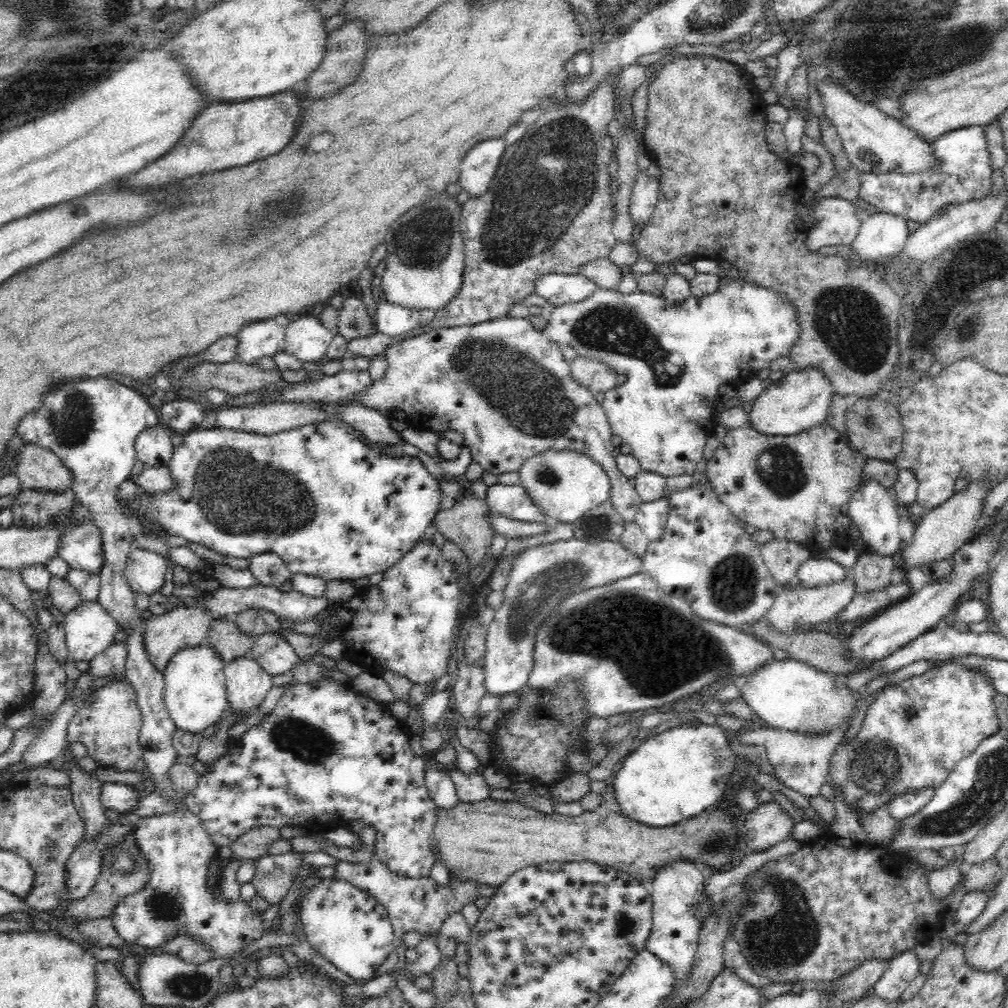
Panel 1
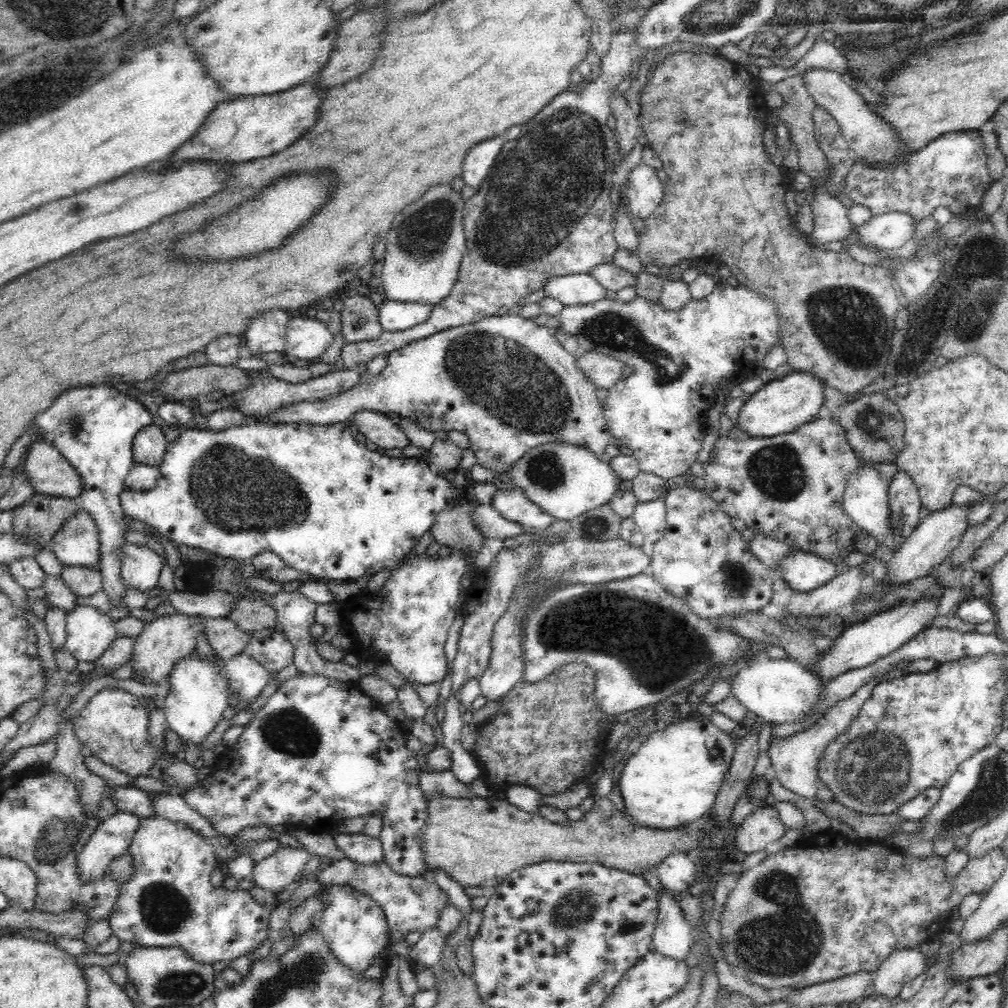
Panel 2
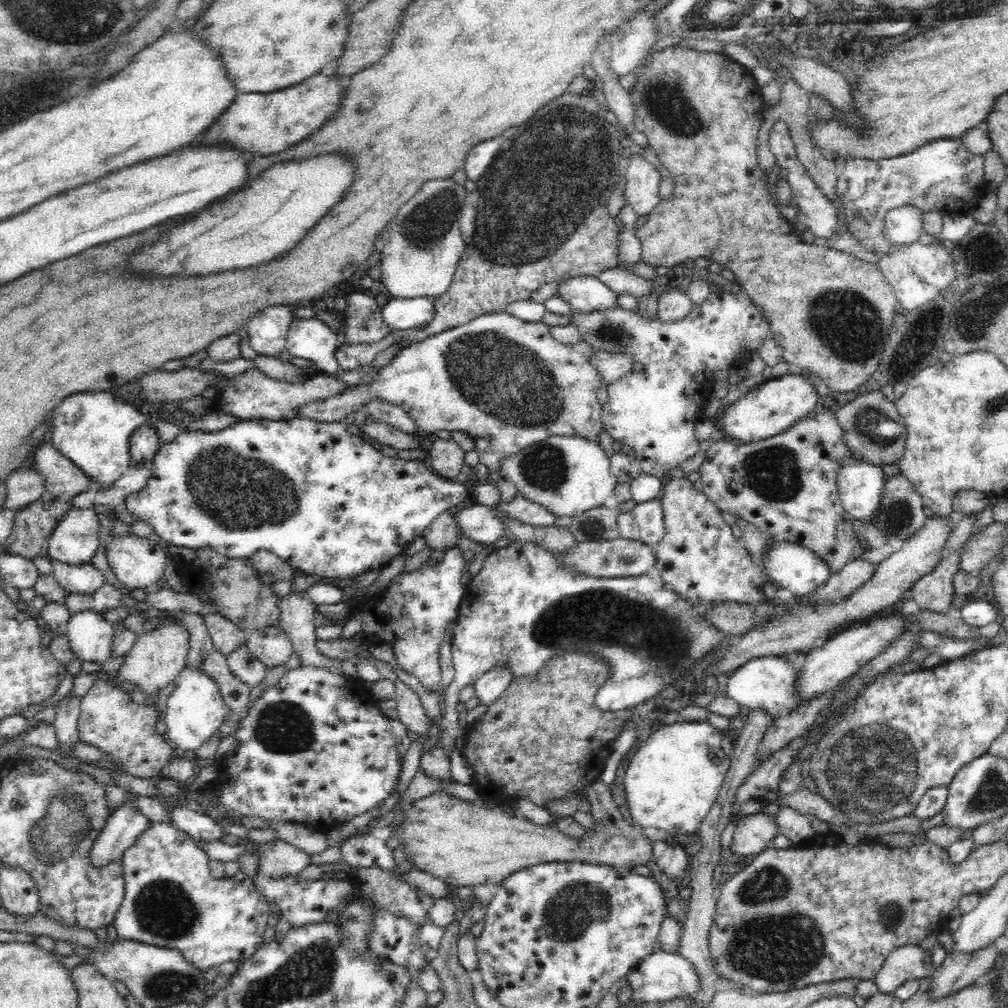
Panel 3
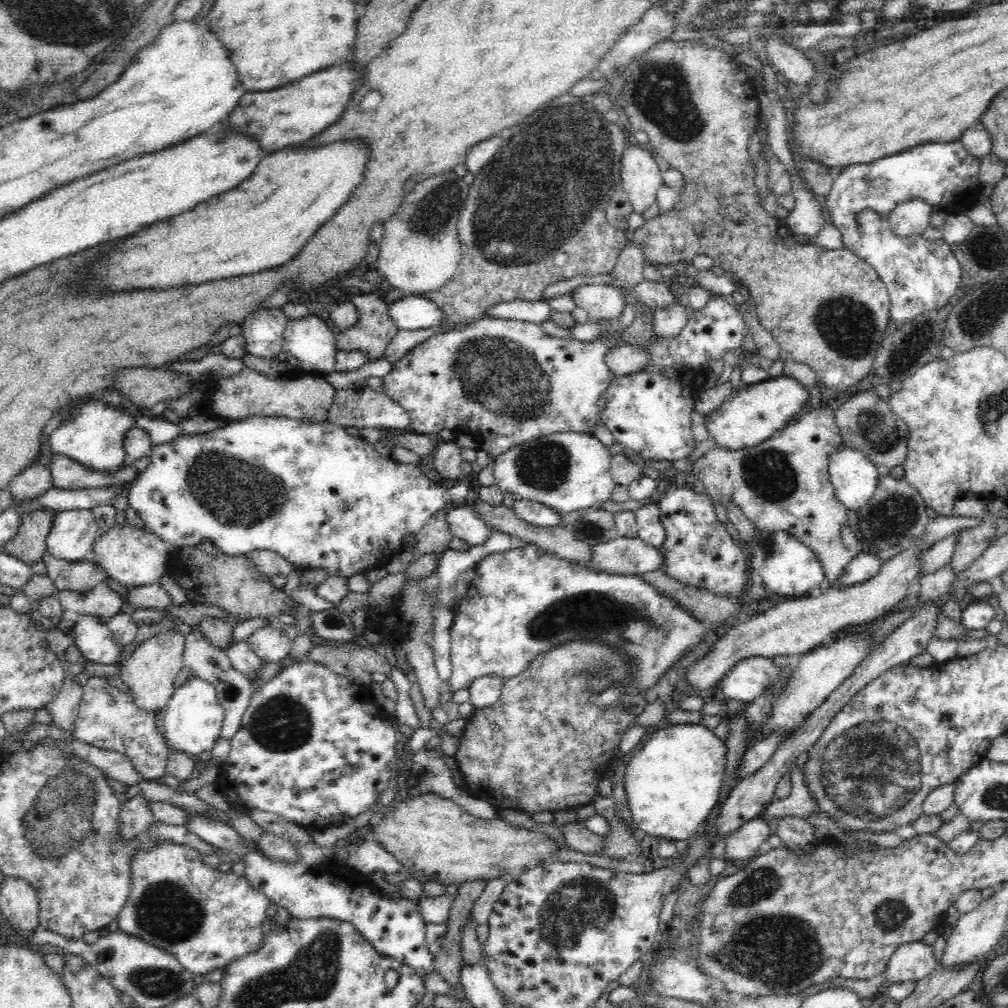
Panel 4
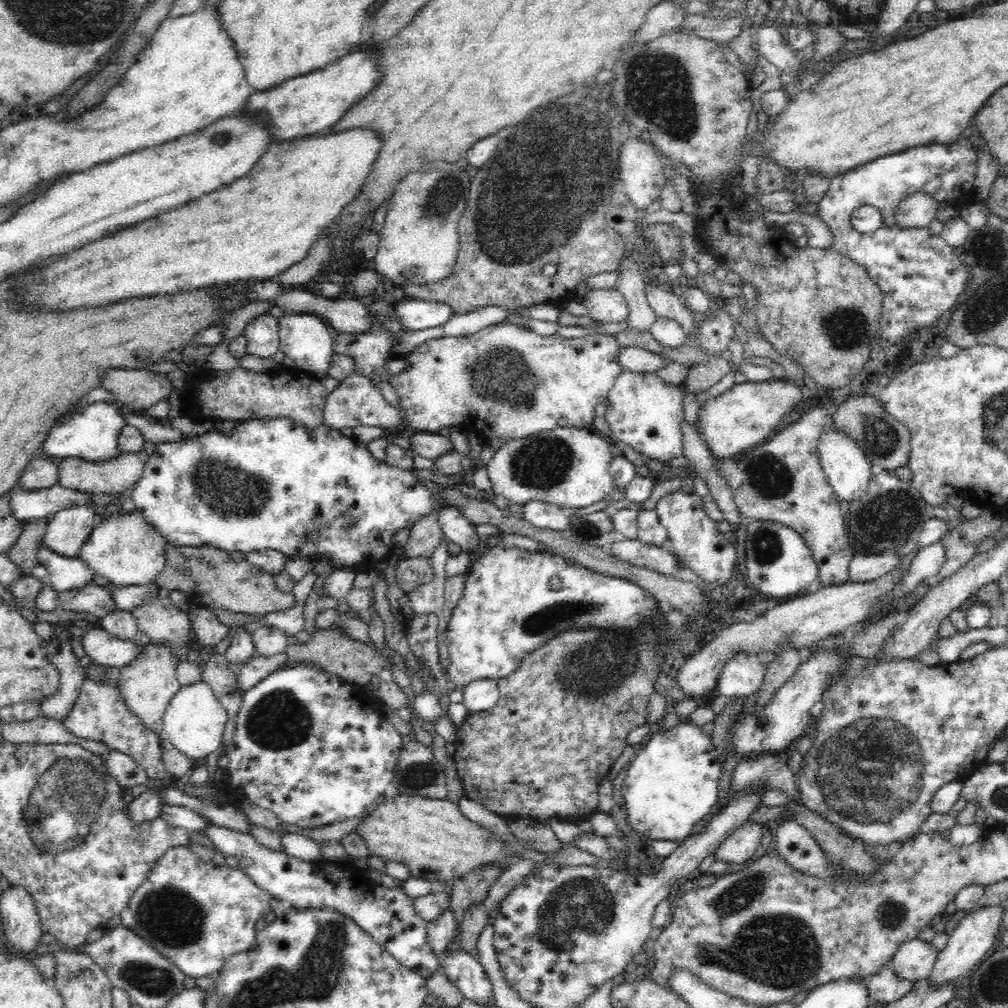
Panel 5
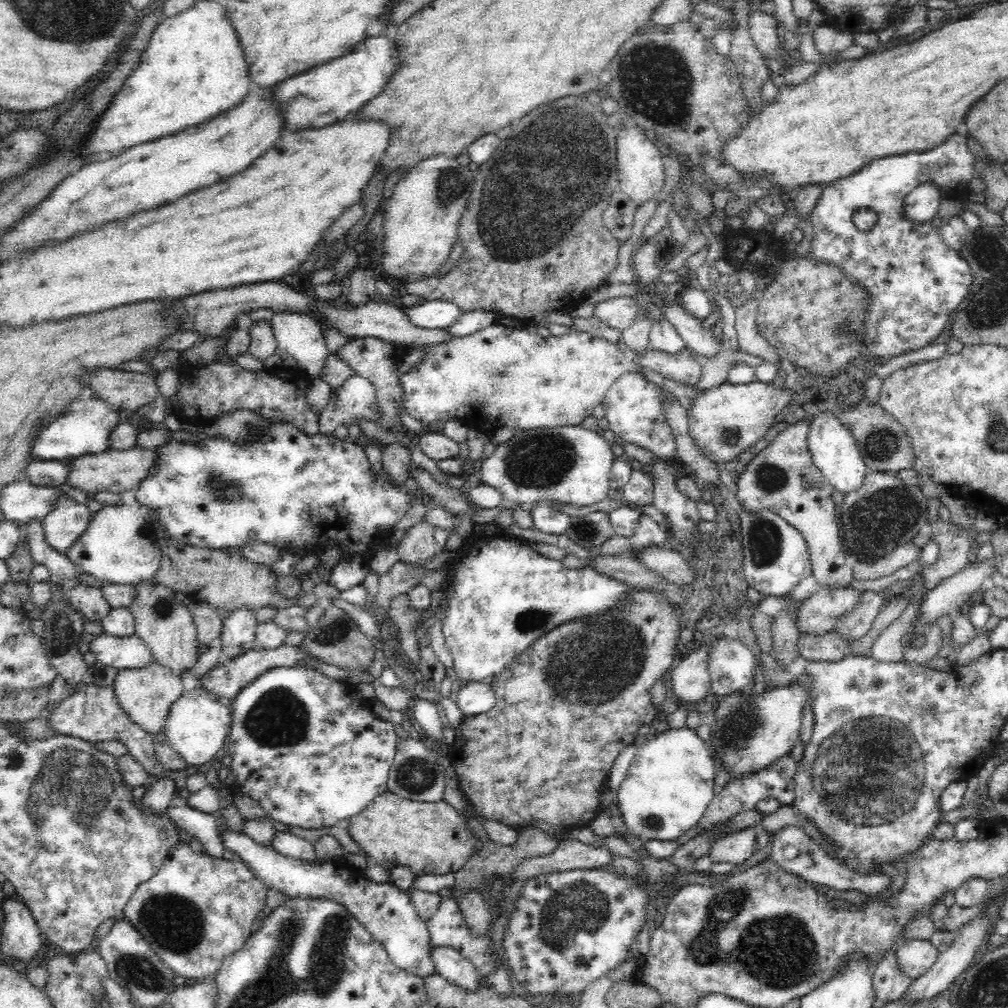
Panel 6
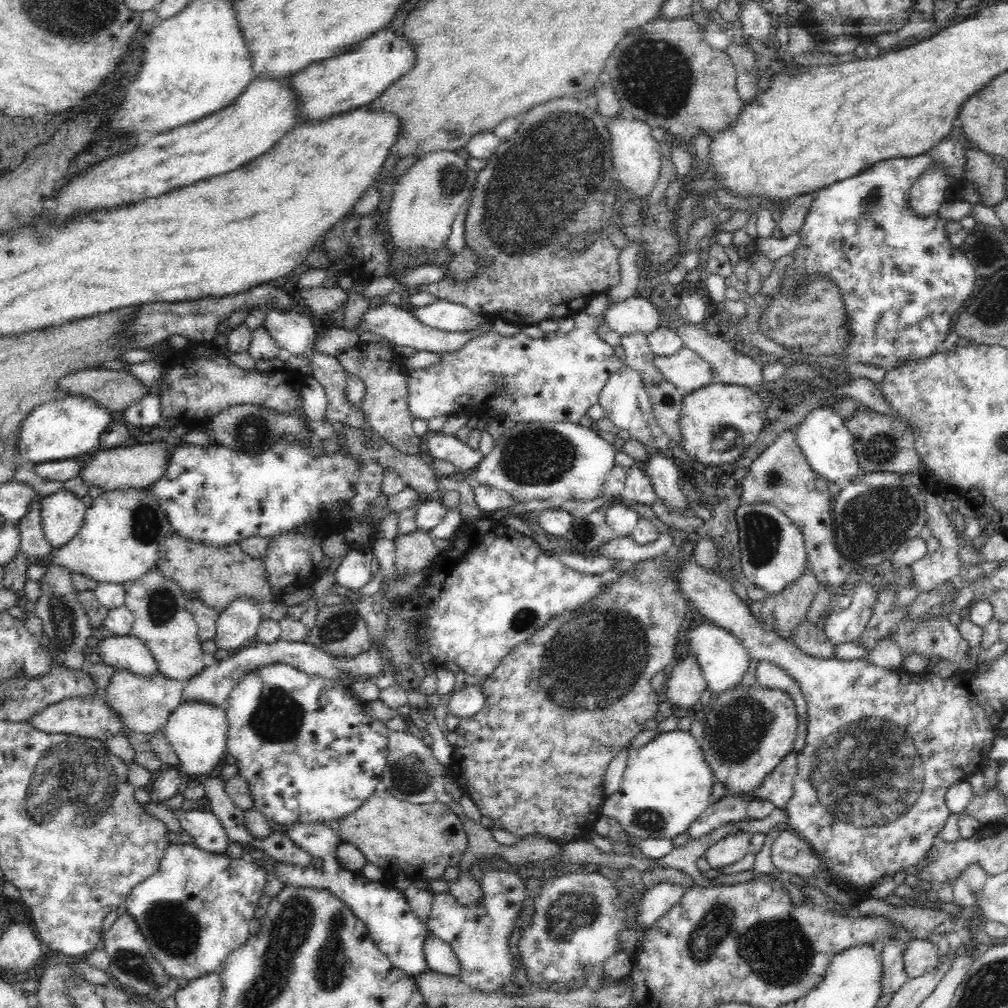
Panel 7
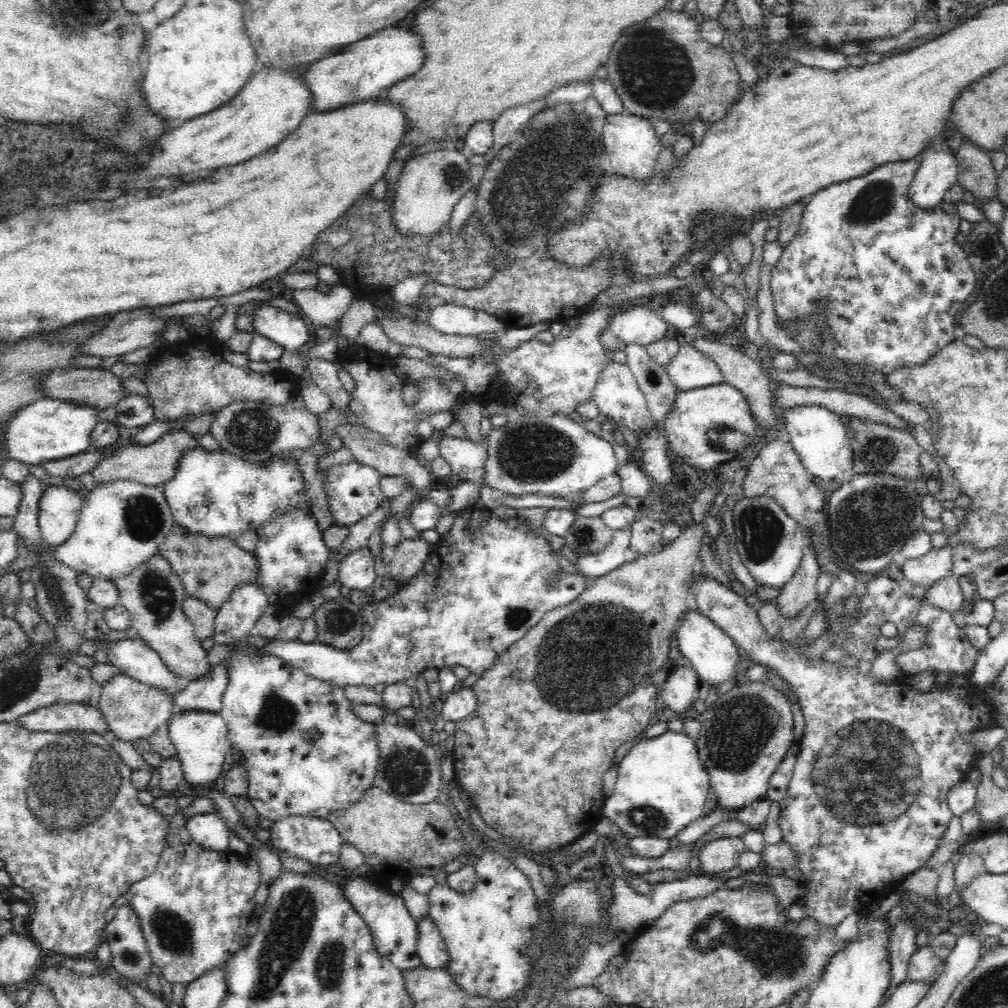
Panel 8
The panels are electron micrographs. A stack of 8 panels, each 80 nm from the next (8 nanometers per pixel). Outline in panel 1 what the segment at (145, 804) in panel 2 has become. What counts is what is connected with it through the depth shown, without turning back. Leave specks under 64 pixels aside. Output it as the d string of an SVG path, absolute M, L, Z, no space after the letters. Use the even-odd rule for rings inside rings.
M112 782L100 783L99 802L107 810L130 813L141 800L141 788Z

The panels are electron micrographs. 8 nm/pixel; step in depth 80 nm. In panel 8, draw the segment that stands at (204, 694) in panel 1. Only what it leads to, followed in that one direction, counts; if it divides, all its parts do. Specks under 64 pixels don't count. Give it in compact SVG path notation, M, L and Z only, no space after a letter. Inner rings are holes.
M186 710L176 711L168 724L169 738L175 747L177 760L181 763L184 784L201 791L210 788L222 772L226 754L231 749L226 721L218 712Z

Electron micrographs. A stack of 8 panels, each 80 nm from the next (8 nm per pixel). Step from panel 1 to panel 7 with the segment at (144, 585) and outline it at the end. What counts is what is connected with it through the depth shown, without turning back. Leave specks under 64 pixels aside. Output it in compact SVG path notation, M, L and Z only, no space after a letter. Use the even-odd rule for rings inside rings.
M143 489L113 490L93 500L82 528L62 548L53 552L53 562L71 572L81 572L99 583L140 581L149 570L159 564L159 546L170 534L162 507L144 493Z

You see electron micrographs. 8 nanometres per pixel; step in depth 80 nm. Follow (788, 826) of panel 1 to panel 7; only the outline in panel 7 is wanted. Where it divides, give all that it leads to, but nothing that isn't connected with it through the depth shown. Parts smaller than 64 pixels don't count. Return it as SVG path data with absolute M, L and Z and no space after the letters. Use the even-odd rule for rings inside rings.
M742 830L728 835L705 850L704 857L707 858L712 869L722 869L728 864L736 864L750 853L751 835L750 832Z

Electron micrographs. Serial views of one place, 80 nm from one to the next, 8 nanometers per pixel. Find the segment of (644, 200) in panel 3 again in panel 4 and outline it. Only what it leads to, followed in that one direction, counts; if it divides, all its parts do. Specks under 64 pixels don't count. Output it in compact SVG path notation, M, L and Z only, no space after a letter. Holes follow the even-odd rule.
M630 141L621 156L620 186L630 199L632 210L641 215L657 204L658 188L664 183L662 171L648 151Z

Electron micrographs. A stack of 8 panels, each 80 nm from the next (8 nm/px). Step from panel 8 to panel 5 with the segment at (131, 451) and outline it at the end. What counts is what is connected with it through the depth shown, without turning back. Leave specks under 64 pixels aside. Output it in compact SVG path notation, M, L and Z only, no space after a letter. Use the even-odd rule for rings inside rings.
M146 451L139 453L124 454L103 463L90 463L78 458L62 458L56 466L57 484L72 490L82 490L91 494L116 494L124 493L133 488L136 481L142 477L144 464L148 460Z

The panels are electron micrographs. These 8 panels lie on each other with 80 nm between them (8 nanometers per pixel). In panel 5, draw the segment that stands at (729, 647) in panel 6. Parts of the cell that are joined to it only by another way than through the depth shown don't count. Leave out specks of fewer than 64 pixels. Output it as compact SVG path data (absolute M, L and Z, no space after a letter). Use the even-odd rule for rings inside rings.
M755 654L734 655L723 666L717 682L721 700L729 702L758 694L765 681L766 666Z

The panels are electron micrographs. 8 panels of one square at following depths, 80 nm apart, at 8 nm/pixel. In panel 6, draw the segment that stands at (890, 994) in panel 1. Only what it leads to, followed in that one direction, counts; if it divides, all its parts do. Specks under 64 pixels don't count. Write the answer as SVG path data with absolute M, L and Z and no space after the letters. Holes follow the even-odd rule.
M906 939L896 948L898 969L915 981L930 970L939 953L929 940Z

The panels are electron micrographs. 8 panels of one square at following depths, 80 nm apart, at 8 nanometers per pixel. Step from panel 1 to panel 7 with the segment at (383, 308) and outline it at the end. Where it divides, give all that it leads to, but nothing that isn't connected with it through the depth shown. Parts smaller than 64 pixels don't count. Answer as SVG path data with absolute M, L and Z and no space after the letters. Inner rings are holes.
M442 299L416 308L413 316L420 324L448 333L472 331L481 320L480 314L468 311L461 304Z

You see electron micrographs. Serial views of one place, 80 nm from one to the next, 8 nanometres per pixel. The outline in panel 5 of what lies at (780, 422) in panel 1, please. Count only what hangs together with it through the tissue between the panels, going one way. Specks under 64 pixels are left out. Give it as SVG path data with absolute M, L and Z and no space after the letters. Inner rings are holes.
M783 375L768 381L736 383L726 394L700 407L699 437L703 439L713 456L730 458L758 443L763 443L784 416L802 406L804 405L801 384Z

